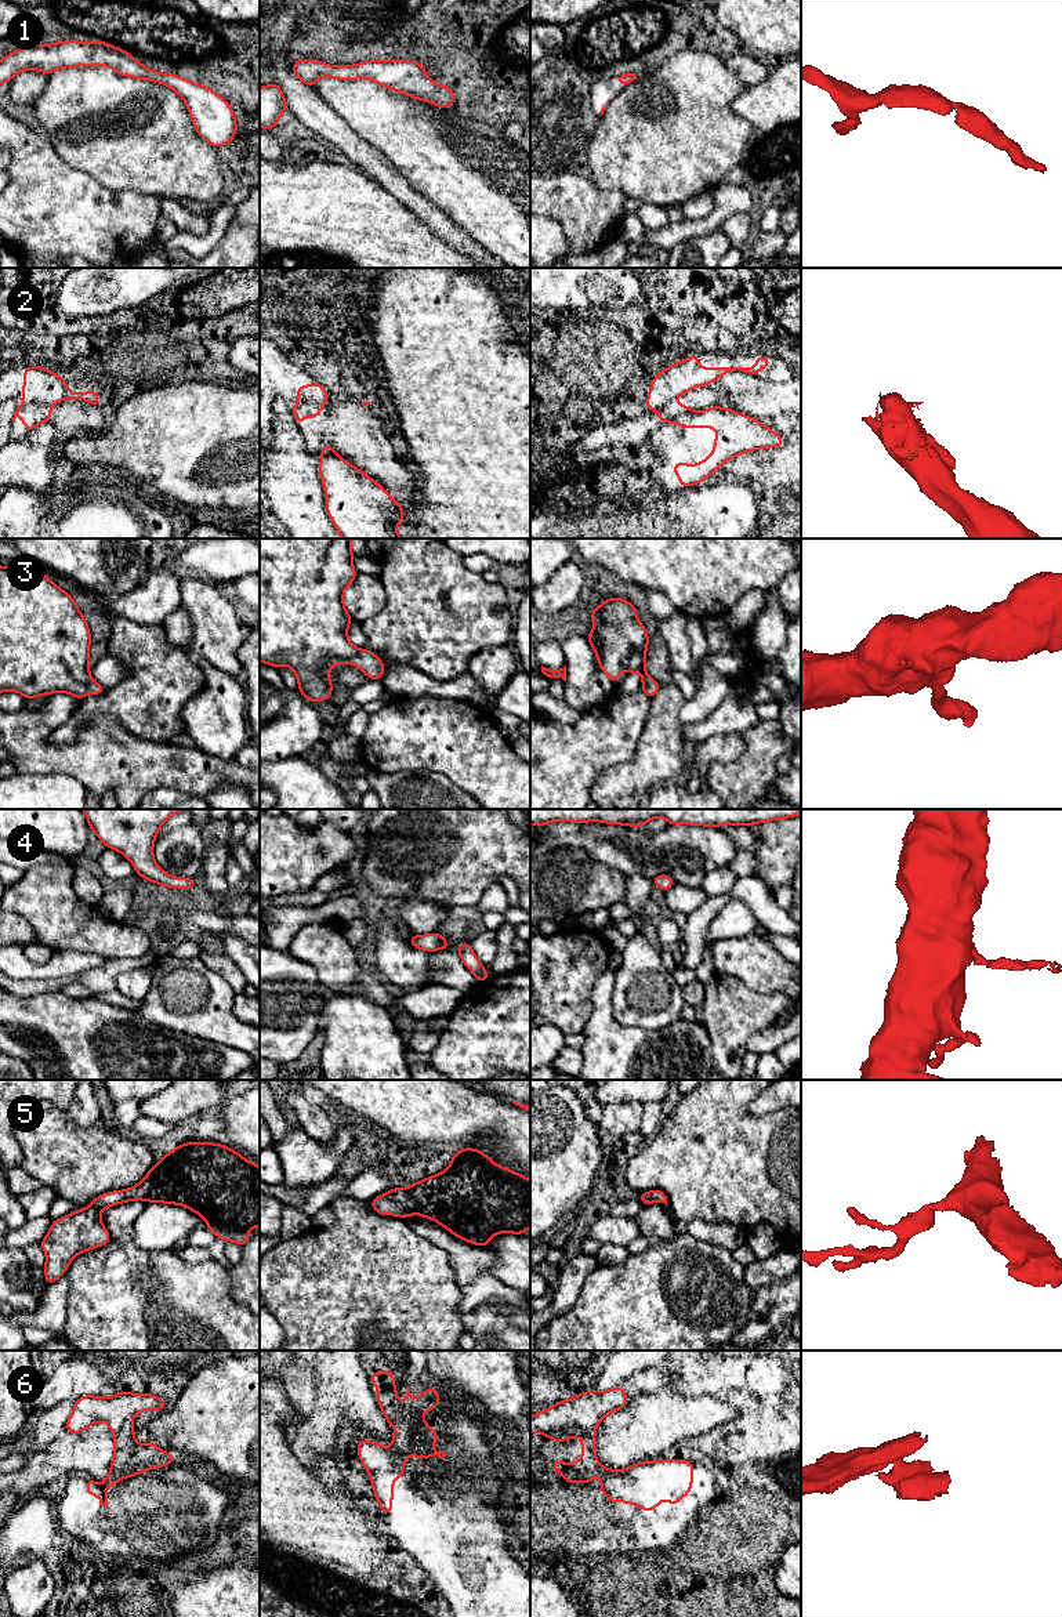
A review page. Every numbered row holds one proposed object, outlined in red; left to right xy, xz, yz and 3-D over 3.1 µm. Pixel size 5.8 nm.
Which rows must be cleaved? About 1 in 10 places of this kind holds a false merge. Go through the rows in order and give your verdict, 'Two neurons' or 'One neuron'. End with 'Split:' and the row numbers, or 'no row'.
1: One neuron
2: Two neurons
3: One neuron
4: One neuron
5: One neuron
6: Two neurons
Split: 2, 6

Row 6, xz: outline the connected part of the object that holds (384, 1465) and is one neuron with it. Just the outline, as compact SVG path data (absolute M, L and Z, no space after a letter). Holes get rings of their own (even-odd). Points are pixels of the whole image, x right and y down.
M378 1371L370 1375L369 1382L377 1385L376 1399L383 1408L392 1431L392 1446L384 1447L367 1439L358 1440L358 1458L369 1473L374 1498L378 1501L384 1515L392 1513L394 1482L405 1475L405 1461L413 1454L416 1458L439 1457L445 1458L445 1451L435 1451L432 1444L439 1439L438 1432L431 1429L424 1418L417 1418L409 1406L417 1402L420 1406L436 1408L442 1402L436 1389L431 1385L414 1400L407 1386L406 1404L399 1404L395 1396L394 1371Z

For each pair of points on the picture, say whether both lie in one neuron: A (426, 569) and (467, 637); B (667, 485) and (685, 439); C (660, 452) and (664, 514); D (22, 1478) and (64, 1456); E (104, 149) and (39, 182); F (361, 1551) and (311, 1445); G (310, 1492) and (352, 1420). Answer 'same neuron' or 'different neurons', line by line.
A: same neuron
B: same neuron
C: different neurons
D: same neuron
E: different neurons
F: different neurons
G: different neurons

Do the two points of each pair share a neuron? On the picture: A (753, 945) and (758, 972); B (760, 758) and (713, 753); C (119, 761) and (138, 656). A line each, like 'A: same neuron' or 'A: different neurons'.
A: same neuron
B: different neurons
C: different neurons

